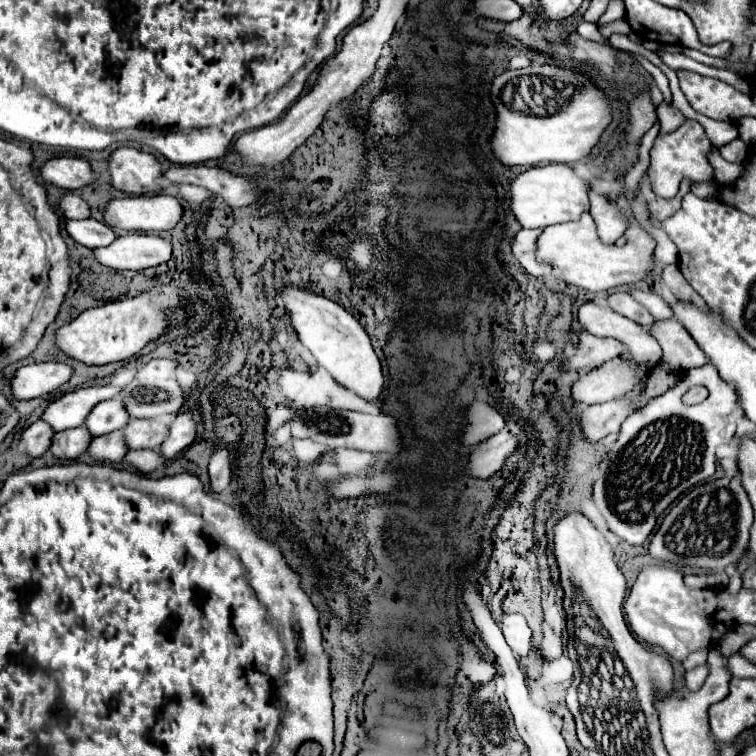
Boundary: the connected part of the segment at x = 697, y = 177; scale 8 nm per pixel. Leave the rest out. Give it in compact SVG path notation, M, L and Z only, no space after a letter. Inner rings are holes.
M685 120L683 126L679 126L675 132L671 134L665 134L663 138L669 138L669 140L655 140L653 144L653 150L651 150L651 162L657 164L659 168L673 168L673 182L679 182L683 178L691 178L695 182L711 182L715 176L713 176L713 166L709 162L709 154L713 150L713 144L711 140L707 138L705 134L705 128L697 122L697 120Z

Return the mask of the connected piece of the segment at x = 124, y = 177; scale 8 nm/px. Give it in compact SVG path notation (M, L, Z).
M121 146L109 156L109 174L113 188L133 196L157 194L163 186L161 172L163 166L155 156L135 148Z

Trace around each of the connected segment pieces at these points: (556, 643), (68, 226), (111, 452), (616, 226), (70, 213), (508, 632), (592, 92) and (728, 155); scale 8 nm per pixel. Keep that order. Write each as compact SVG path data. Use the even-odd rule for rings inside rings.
M543 624L543 628L545 628L545 634L543 634L543 640L539 644L539 650L541 650L545 660L553 660L557 656L557 652L561 656L561 638L557 638L555 632L547 624Z
M89 218L89 220L65 220L65 230L75 242L83 244L85 248L107 246L115 240L115 232L107 224L97 222L93 218Z
M121 430L93 438L89 448L87 448L87 454L91 458L95 458L99 462L109 460L109 464L119 464L123 460L125 452L127 452L127 446L123 442L123 432Z
M593 188L589 190L589 206L591 206L591 216L597 224L597 234L599 238L605 242L605 244L613 244L617 242L625 228L627 228L627 222L625 218L619 214L617 206L615 204L609 204L605 200L605 196L597 194Z
M67 192L67 194L63 194L59 198L59 208L61 208L61 212L63 212L65 218L89 218L91 216L87 202L81 200L73 192Z
M505 614L499 626L509 648L521 656L527 656L531 650L531 628L527 626L525 618L519 614Z
M549 64L505 70L489 86L497 118L489 148L501 164L537 166L583 160L611 122L607 100L583 74Z
M739 138L733 140L731 144L723 146L719 152L721 152L721 156L723 156L727 162L733 162L733 164L741 164L741 162L745 160L745 156L747 156L747 148L745 148L745 144L743 144Z

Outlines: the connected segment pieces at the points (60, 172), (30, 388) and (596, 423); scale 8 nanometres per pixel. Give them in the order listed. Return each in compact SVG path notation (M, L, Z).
M51 158L39 166L39 176L63 190L75 190L87 186L93 180L93 172L87 160L83 158Z
M59 362L31 364L15 370L11 376L11 396L17 400L31 400L53 392L71 376L71 368Z
M643 394L631 400L611 400L605 404L587 406L579 416L579 428L587 442L599 442L611 432L617 432L621 422L633 412L631 404L639 402Z

